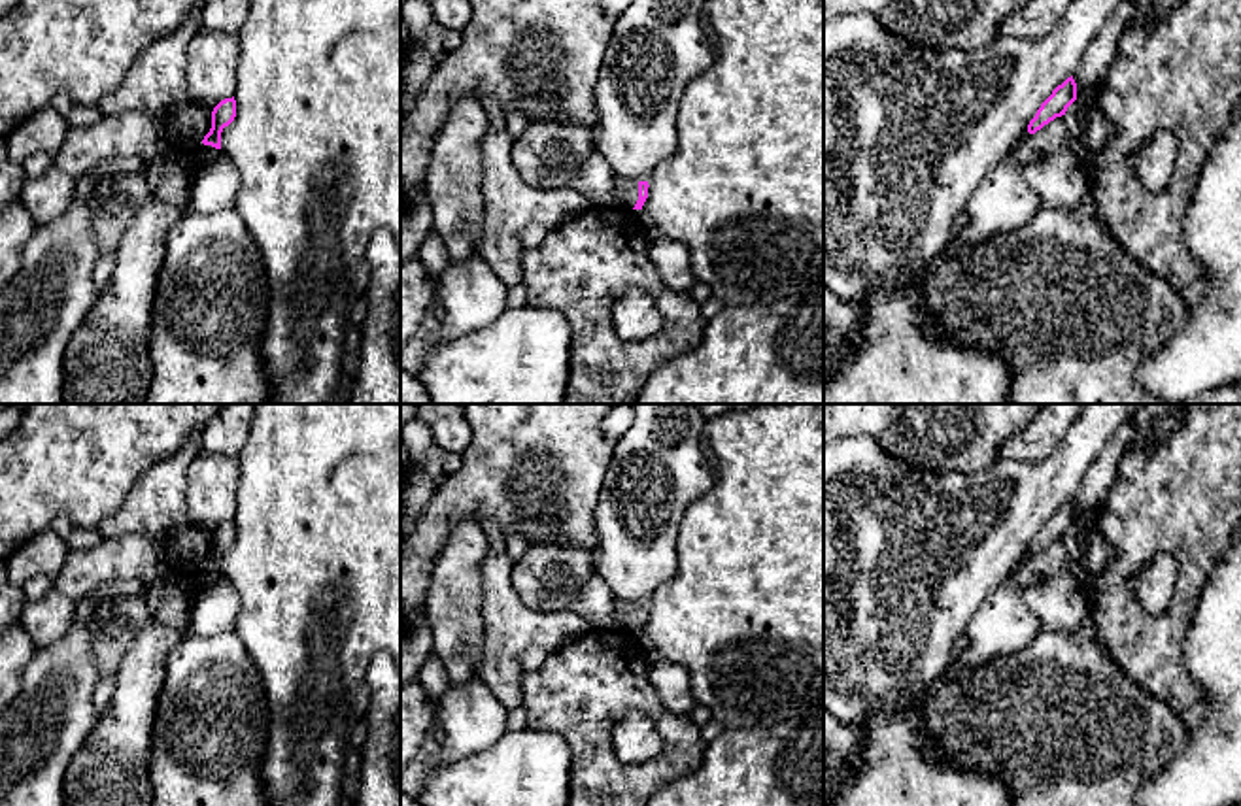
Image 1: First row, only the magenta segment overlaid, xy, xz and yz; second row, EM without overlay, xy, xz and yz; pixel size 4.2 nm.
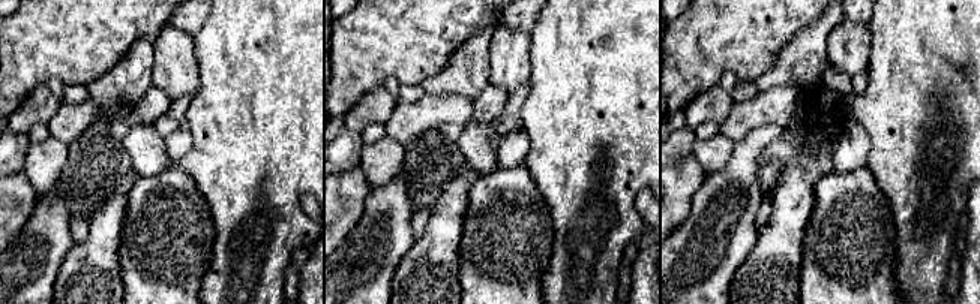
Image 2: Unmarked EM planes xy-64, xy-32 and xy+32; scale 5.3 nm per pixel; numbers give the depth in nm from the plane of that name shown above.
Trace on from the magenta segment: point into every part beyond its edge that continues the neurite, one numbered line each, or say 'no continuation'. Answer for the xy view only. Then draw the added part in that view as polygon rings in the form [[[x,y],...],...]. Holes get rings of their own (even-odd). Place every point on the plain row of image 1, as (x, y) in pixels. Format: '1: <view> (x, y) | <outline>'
1: xy (203, 576) | [[[202,566],[200,570],[195,572],[195,587],[198,589],[198,587],[213,581],[219,576],[221,576],[221,572]]]

